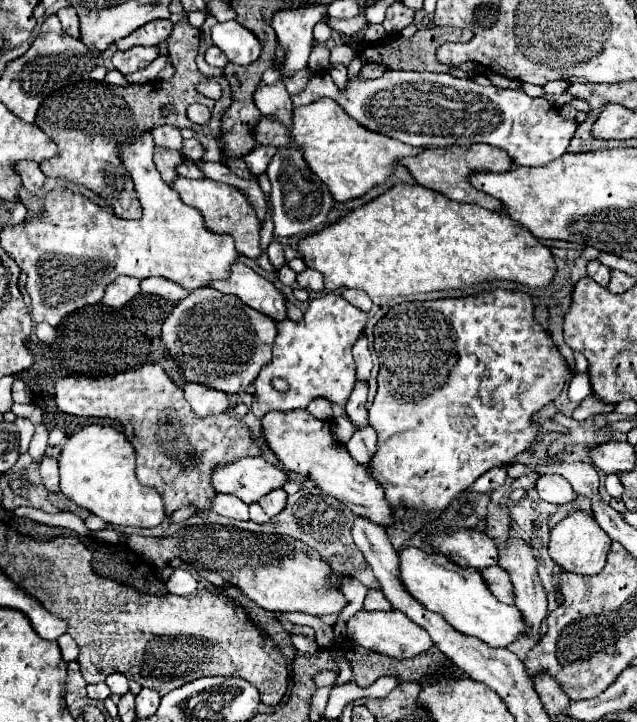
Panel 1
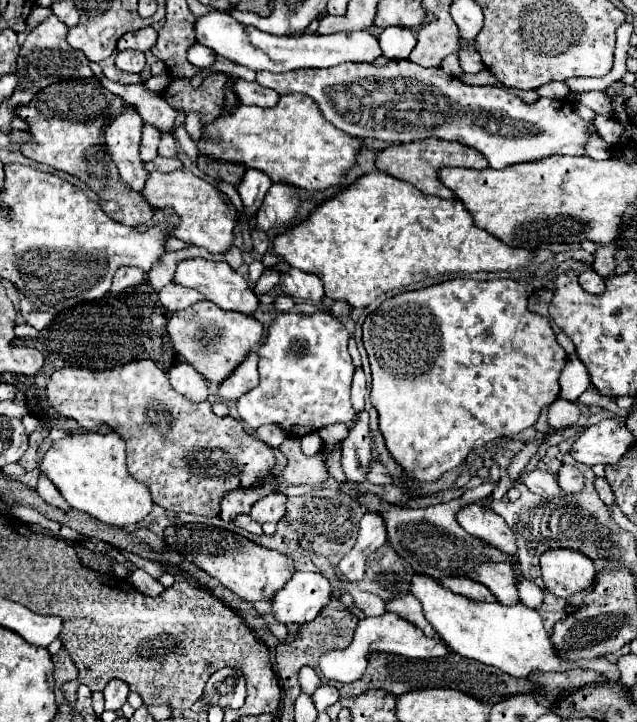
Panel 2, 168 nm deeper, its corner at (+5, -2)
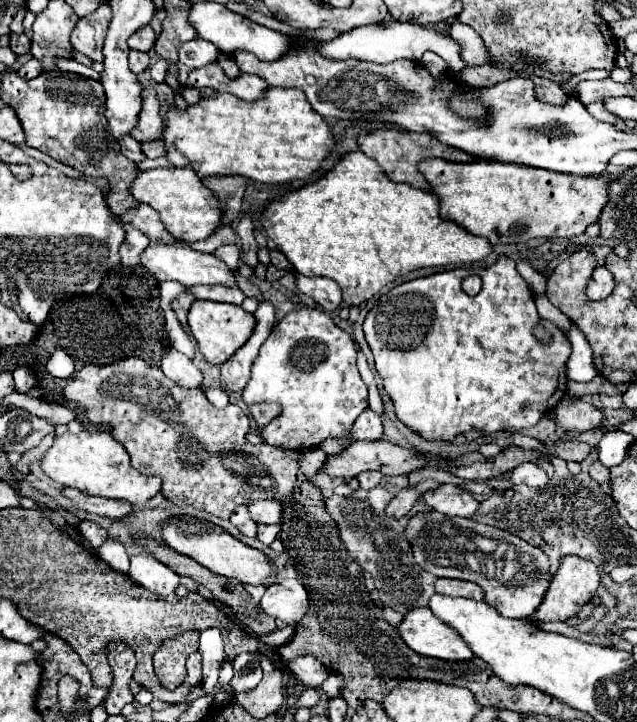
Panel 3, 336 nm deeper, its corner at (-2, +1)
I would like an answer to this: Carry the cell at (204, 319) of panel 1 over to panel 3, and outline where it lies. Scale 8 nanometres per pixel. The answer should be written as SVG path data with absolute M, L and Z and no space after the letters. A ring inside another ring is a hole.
M194 301L188 313L188 325L192 335L198 341L200 353L212 363L212 365L222 365L224 361L228 361L252 335L256 319L254 315L246 313L242 307L238 305L228 305L228 303L206 303L206 301Z

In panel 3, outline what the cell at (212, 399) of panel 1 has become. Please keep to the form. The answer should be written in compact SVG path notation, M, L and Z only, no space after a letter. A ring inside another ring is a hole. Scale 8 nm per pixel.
M170 349L168 353L162 355L160 367L168 375L168 379L172 379L174 383L178 383L182 387L194 389L194 387L202 385L202 373L194 367L194 363L186 355L178 353L176 349Z

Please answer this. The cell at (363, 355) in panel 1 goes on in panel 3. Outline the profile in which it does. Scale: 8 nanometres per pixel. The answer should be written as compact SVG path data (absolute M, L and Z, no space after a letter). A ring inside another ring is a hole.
M368 409L356 419L352 431L358 441L382 441L384 425L382 425L382 419Z

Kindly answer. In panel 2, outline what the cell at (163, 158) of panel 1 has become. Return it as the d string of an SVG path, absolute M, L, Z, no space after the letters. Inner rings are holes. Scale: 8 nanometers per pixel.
M143 126L143 140L141 140L141 160L143 162L151 162L153 158L157 158L157 146L159 146L159 138L161 132L153 126Z

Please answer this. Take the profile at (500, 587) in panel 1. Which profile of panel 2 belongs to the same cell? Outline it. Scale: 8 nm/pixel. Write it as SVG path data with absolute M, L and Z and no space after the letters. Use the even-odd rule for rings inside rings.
M447 576L447 578L441 578L443 586L447 586L449 590L457 592L457 594L463 594L471 600L479 600L479 602L495 602L495 596L489 594L487 586L471 580L471 578L457 578L457 576Z

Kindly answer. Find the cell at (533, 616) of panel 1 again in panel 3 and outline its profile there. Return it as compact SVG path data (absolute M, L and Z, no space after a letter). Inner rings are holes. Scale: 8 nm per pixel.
M442 485L422 495L428 507L450 517L470 517L478 511L478 501L456 485Z

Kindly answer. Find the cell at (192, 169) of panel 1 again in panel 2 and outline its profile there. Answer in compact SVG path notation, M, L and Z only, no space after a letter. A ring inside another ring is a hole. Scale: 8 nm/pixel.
M159 156L159 158L155 158L153 162L147 162L145 168L147 168L149 172L153 172L153 170L157 170L157 172L171 172L171 170L183 168L183 162L177 160L177 158L161 158L161 156Z

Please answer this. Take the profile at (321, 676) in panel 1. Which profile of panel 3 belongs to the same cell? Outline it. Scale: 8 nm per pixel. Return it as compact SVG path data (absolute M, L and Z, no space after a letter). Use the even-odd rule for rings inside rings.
M310 655L298 657L298 659L290 659L290 663L286 663L286 665L304 687L318 689L328 677L328 669L318 659L310 657Z

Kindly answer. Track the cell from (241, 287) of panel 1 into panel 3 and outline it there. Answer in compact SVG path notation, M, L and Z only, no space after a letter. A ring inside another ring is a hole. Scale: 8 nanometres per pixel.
M150 241L148 247L142 253L140 259L142 267L146 267L158 281L178 281L184 287L194 287L194 285L226 285L234 287L236 279L234 273L228 269L226 263L222 263L216 255L200 253L194 251L190 245L184 241L174 241L174 243L162 243L162 241Z

